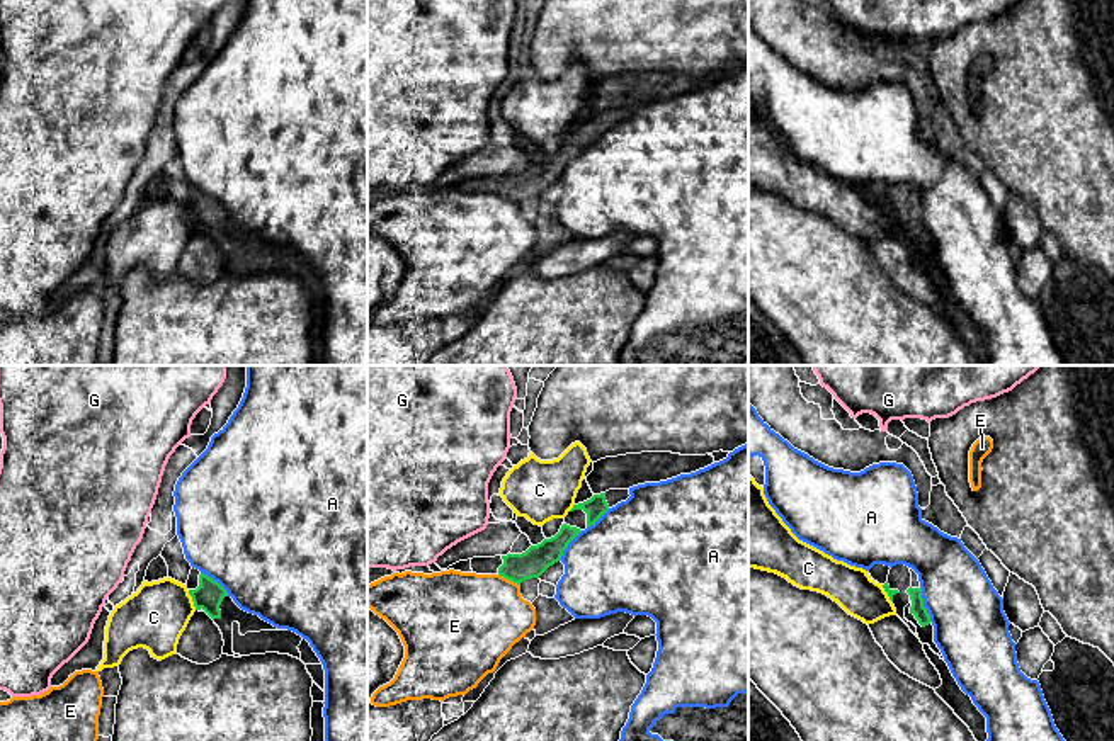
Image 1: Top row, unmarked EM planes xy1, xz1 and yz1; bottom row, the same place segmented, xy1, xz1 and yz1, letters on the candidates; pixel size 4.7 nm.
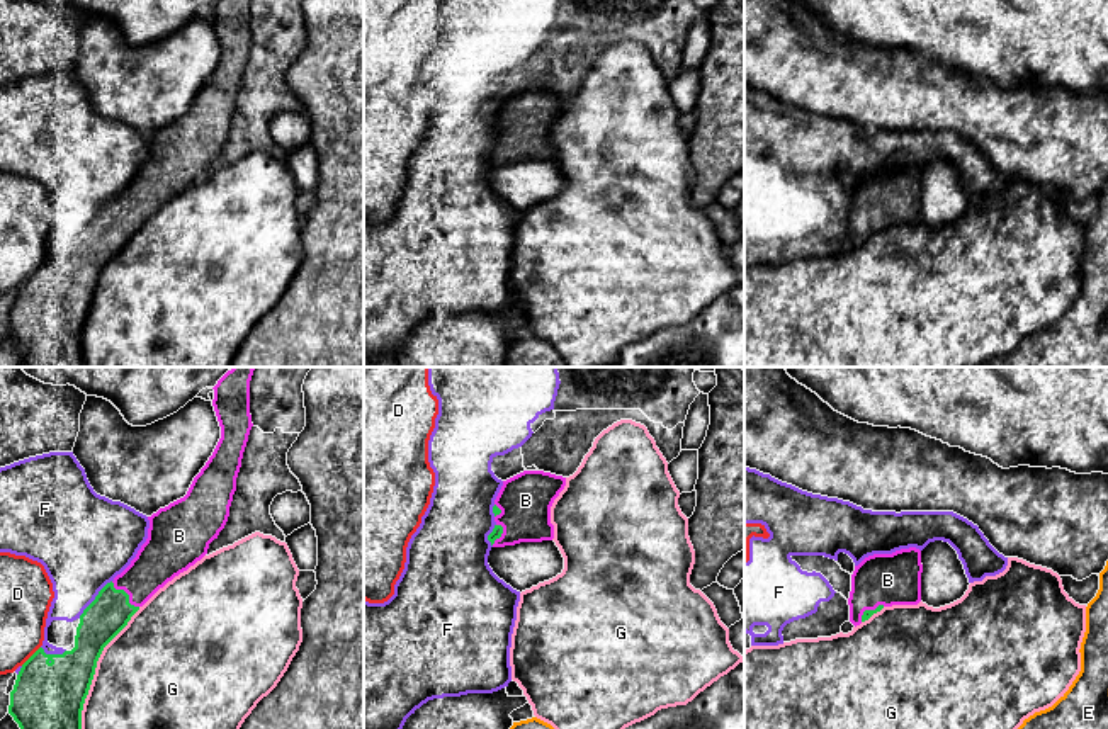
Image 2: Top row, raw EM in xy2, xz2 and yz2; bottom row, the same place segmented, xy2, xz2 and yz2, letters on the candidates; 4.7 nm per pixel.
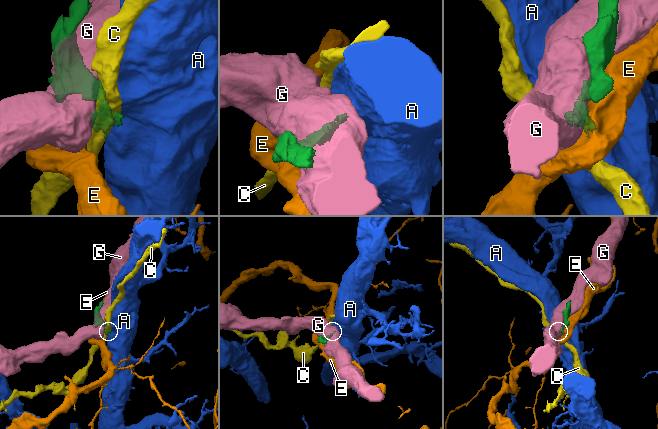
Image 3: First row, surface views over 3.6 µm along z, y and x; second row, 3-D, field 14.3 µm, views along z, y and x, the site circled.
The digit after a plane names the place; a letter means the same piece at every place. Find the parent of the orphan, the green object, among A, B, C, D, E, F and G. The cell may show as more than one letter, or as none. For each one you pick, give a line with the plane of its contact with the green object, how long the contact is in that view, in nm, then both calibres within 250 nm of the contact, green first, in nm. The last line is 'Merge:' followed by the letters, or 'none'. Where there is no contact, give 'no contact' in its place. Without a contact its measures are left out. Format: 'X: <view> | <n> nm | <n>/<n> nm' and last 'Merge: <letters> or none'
B: xy2 | 180 nm | 190/220 nm
Merge: B

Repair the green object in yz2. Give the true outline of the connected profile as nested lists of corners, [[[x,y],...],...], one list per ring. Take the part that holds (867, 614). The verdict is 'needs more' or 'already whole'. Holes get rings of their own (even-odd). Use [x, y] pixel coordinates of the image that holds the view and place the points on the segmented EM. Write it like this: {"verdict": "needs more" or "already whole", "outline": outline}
{"verdict": "needs more", "outline": [[[901,549],[865,557],[851,574],[850,622],[856,627],[884,607],[921,602],[921,551]]]}

